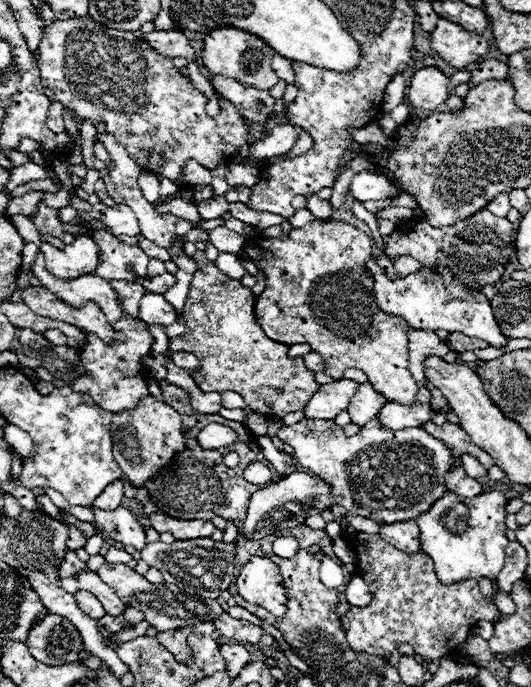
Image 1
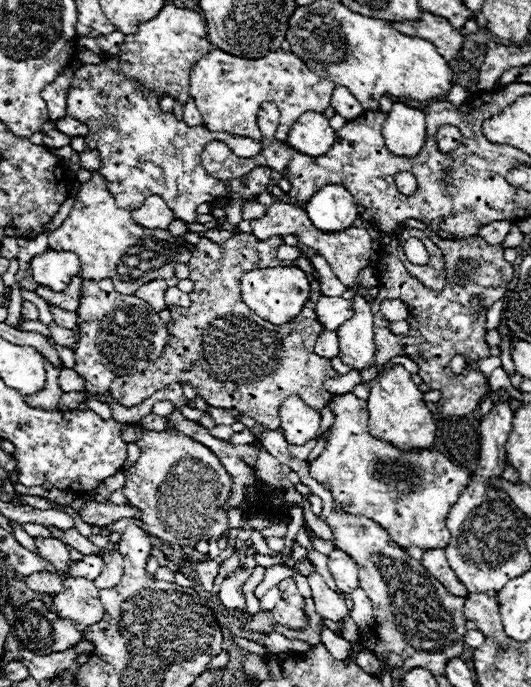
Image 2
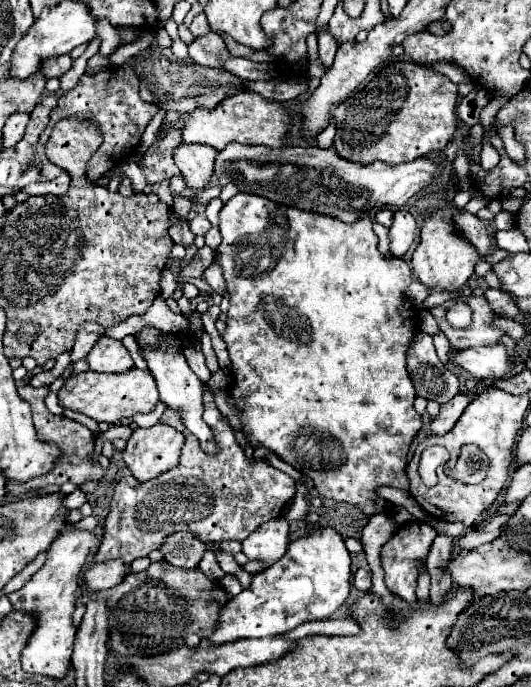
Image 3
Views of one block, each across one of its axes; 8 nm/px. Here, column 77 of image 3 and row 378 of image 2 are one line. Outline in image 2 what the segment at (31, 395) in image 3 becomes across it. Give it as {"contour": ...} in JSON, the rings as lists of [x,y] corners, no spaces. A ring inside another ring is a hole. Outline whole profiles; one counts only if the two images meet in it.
{"contour":[[[434,232],[428,236],[430,240],[434,240],[436,244],[438,244],[438,248],[440,250],[448,250],[446,252],[446,280],[448,280],[448,284],[446,284],[446,290],[442,290],[442,292],[432,292],[432,290],[426,290],[420,282],[416,282],[416,278],[412,278],[408,272],[406,272],[406,268],[402,266],[402,262],[398,260],[398,248],[396,248],[396,240],[392,240],[388,246],[382,246],[380,250],[382,252],[378,252],[378,262],[376,262],[376,278],[378,278],[378,290],[380,290],[380,294],[378,294],[378,298],[374,300],[374,304],[372,304],[372,310],[374,310],[374,316],[376,316],[376,320],[374,320],[374,338],[376,338],[376,354],[374,354],[374,364],[384,364],[384,362],[388,362],[390,358],[394,358],[394,356],[408,356],[412,362],[416,362],[418,364],[418,368],[420,368],[420,378],[422,378],[422,382],[426,384],[426,386],[430,386],[430,390],[438,390],[440,394],[442,394],[442,398],[440,398],[440,402],[436,402],[436,410],[440,412],[440,414],[444,414],[444,416],[466,416],[466,414],[470,414],[472,410],[476,410],[478,408],[478,404],[482,402],[482,398],[486,396],[486,392],[488,392],[488,386],[486,386],[486,378],[484,378],[484,374],[480,372],[480,368],[478,368],[478,360],[482,360],[482,358],[488,358],[490,356],[490,346],[486,344],[486,312],[488,312],[488,306],[492,306],[496,300],[500,300],[500,298],[504,298],[504,294],[506,294],[506,286],[508,286],[508,282],[512,280],[512,266],[504,260],[504,250],[500,248],[500,246],[490,246],[490,244],[486,244],[486,242],[482,242],[482,238],[478,238],[478,236],[474,236],[474,238],[468,238],[468,240],[446,240],[446,238],[438,238]],[[496,258],[500,258],[500,268],[502,268],[502,272],[504,272],[504,280],[508,280],[508,282],[502,282],[502,286],[498,286],[498,288],[482,288],[482,286],[478,286],[476,282],[474,282],[474,272],[476,272],[476,268],[478,268],[478,264],[480,262],[496,262]],[[390,298],[398,298],[398,300],[402,300],[402,302],[406,302],[408,304],[408,310],[410,310],[410,314],[408,314],[408,326],[410,326],[410,332],[406,334],[406,336],[394,336],[392,332],[390,332],[390,322],[386,320],[386,318],[382,318],[382,312],[380,312],[380,304],[384,302],[384,300],[390,300]],[[456,354],[464,354],[466,356],[466,362],[468,362],[468,368],[462,372],[462,374],[454,374],[452,370],[450,370],[450,366],[448,366],[448,362],[456,356]]]}

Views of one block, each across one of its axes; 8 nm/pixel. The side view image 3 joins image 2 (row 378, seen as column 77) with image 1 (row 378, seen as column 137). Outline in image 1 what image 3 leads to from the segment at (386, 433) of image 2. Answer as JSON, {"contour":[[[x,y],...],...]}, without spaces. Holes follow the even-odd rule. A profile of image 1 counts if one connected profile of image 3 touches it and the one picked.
{"contour":[[[312,222],[302,228],[294,228],[288,238],[254,236],[246,242],[240,256],[252,260],[268,278],[266,290],[254,304],[256,322],[268,338],[288,346],[308,342],[312,350],[326,358],[326,374],[334,380],[340,380],[346,368],[358,368],[388,402],[404,406],[412,406],[416,402],[418,384],[408,370],[410,328],[402,322],[402,318],[382,314],[374,302],[374,280],[362,274],[362,266],[372,256],[372,240],[362,230],[342,222]]]}

